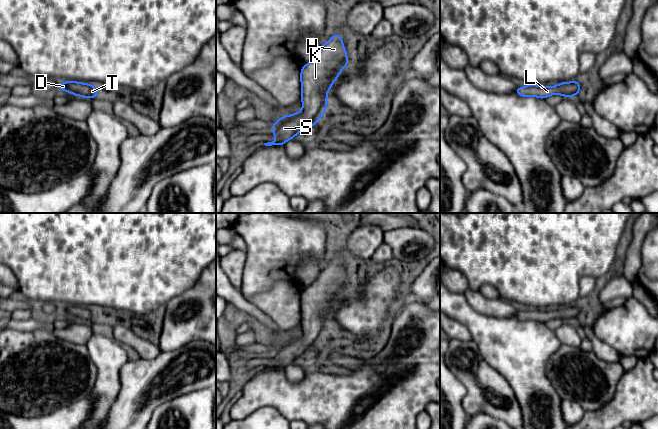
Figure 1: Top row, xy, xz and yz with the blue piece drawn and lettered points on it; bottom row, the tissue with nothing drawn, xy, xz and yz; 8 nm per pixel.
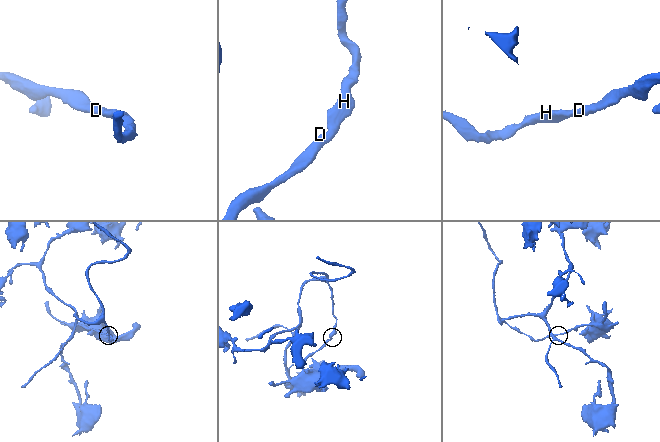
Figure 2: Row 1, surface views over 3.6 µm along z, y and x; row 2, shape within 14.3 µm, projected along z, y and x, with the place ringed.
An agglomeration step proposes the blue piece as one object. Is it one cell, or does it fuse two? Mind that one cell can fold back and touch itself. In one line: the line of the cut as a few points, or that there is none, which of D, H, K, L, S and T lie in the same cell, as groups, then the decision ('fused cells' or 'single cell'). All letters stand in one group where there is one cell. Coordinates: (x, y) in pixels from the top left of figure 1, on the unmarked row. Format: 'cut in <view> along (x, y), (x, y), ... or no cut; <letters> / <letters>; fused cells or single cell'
no cut; D H K L S T; single cell

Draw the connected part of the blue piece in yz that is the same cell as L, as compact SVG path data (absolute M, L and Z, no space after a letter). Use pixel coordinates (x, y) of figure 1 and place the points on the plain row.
M576 304L569 306L559 306L555 310L542 310L539 308L527 308L525 311L516 311L515 317L520 321L536 321L547 323L552 319L574 322L581 315L581 308Z

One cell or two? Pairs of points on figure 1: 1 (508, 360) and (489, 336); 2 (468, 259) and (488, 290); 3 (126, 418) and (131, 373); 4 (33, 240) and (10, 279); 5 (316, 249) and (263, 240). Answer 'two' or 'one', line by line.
1: one
2: two
3: one
4: two
5: one

